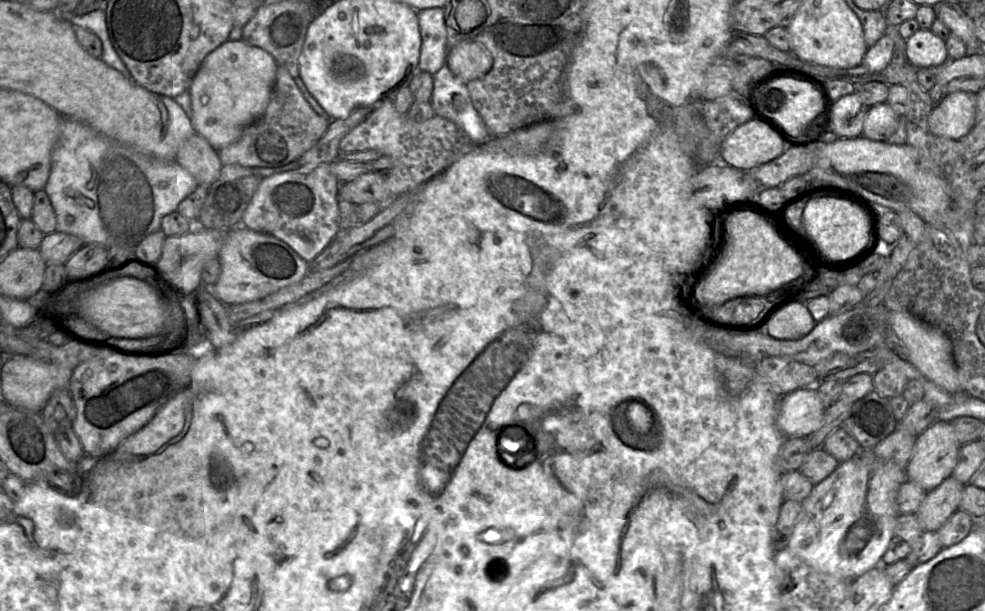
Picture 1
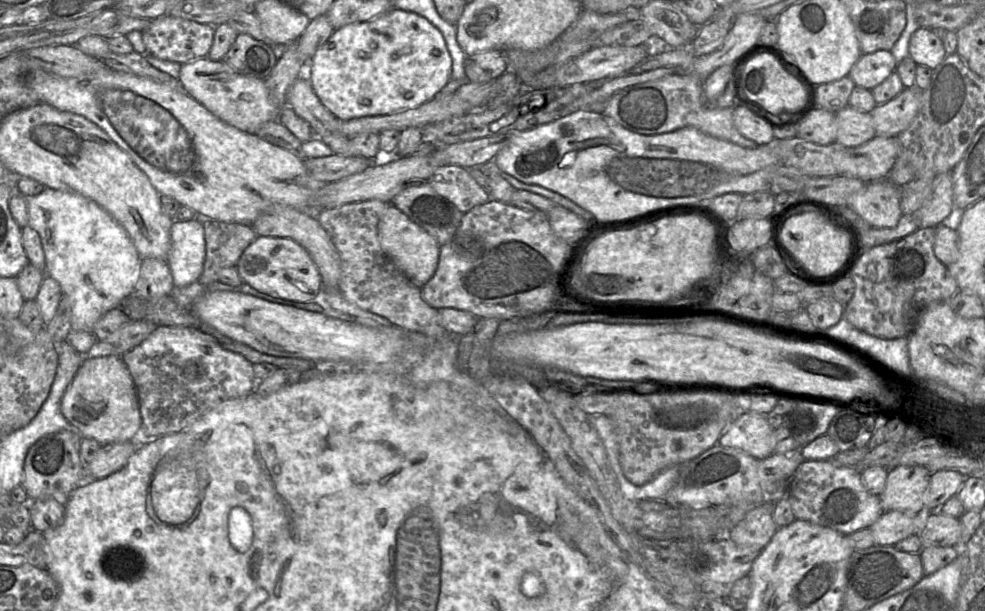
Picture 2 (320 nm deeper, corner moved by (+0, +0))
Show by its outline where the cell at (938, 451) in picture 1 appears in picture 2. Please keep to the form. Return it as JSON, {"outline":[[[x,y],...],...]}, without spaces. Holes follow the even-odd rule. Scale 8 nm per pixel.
{"outline":[[[898,466],[889,470],[885,489],[880,494],[884,511],[899,510],[908,514],[928,514],[924,511],[924,494],[932,473],[922,466]]]}

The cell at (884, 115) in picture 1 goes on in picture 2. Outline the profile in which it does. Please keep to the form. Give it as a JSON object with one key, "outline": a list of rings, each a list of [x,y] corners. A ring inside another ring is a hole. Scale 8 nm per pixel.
{"outline":[[[846,106],[836,113],[836,143],[844,147],[863,145],[876,137],[870,113]]]}

